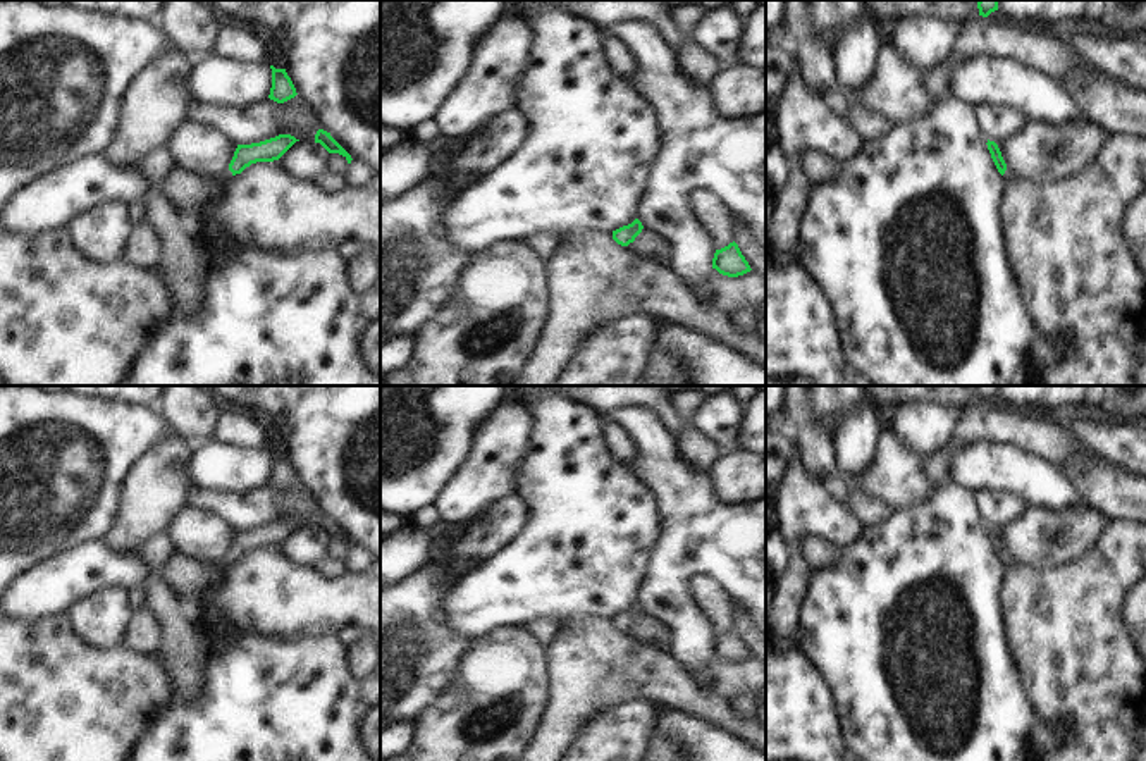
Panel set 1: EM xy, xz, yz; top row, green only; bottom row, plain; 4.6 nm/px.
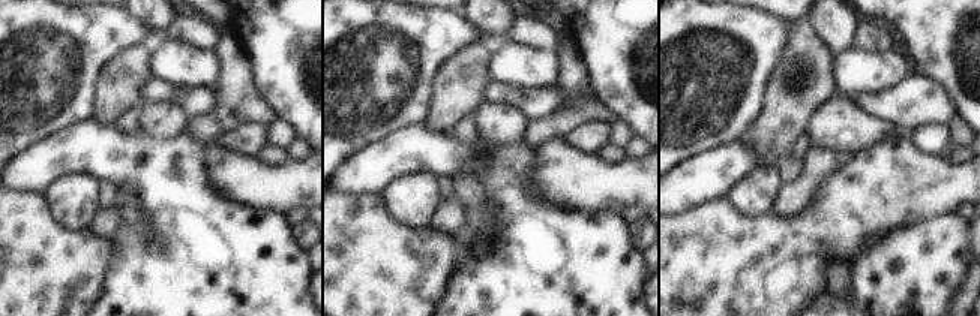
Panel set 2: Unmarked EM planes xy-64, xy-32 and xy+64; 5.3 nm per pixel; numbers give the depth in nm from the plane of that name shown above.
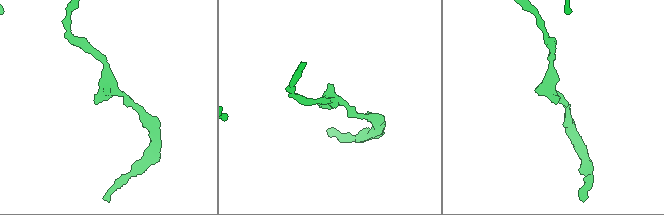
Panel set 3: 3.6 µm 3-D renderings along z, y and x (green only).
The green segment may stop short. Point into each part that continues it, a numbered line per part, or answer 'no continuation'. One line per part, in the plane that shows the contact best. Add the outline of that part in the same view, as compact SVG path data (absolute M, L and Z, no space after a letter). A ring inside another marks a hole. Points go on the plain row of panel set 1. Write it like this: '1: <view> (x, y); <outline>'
1: xy (186, 577); M174 553L162 568L165 585L174 592L181 604L198 596L212 580L219 578L219 572L227 568L232 558L227 554L219 563L206 563Z

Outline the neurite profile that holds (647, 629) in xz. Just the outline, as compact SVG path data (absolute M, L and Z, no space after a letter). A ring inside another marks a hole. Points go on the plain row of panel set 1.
M642 615L642 618L635 623L633 628L628 630L628 634L640 642L656 644L662 647L669 646L671 637L669 627L650 615Z

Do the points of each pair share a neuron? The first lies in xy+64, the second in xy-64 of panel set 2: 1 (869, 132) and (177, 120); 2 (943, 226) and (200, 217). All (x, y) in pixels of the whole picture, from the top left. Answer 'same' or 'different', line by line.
1: same
2: same

